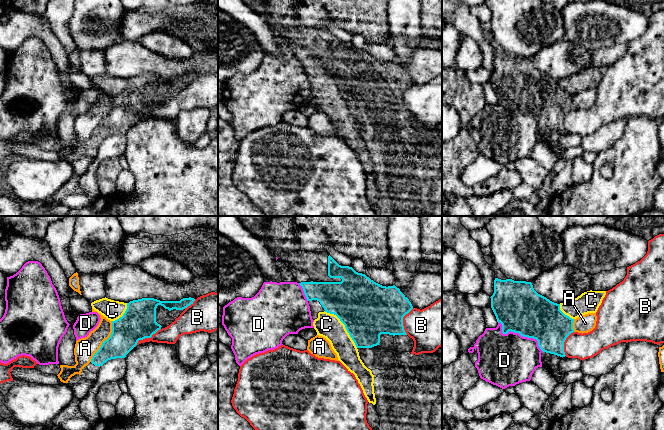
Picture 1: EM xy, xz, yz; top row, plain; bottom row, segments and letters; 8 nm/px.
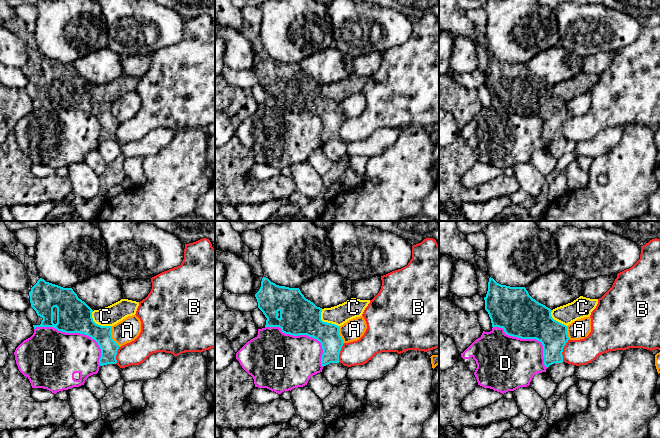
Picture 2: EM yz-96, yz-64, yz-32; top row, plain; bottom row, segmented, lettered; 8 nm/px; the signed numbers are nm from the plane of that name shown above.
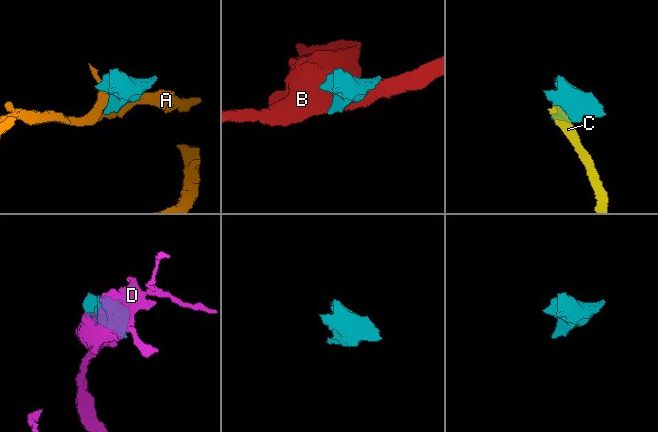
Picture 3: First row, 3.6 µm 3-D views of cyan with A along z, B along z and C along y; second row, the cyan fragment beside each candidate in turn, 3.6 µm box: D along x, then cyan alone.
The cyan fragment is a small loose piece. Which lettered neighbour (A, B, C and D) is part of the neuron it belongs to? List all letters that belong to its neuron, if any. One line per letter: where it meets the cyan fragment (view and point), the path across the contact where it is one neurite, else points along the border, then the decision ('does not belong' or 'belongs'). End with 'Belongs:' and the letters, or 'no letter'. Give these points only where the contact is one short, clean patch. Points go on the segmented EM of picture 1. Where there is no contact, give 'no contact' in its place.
A: contact xy (104, 341); border xy (112, 321), (111, 334), (102, 343), (90, 361); does not belong
B: contact xy (146, 337); does not belong
C: contact xz (345, 326); way xz (367, 309), (345, 326), (329, 326); belongs
D: contact yz (519, 333); does not belong
Belongs: C

